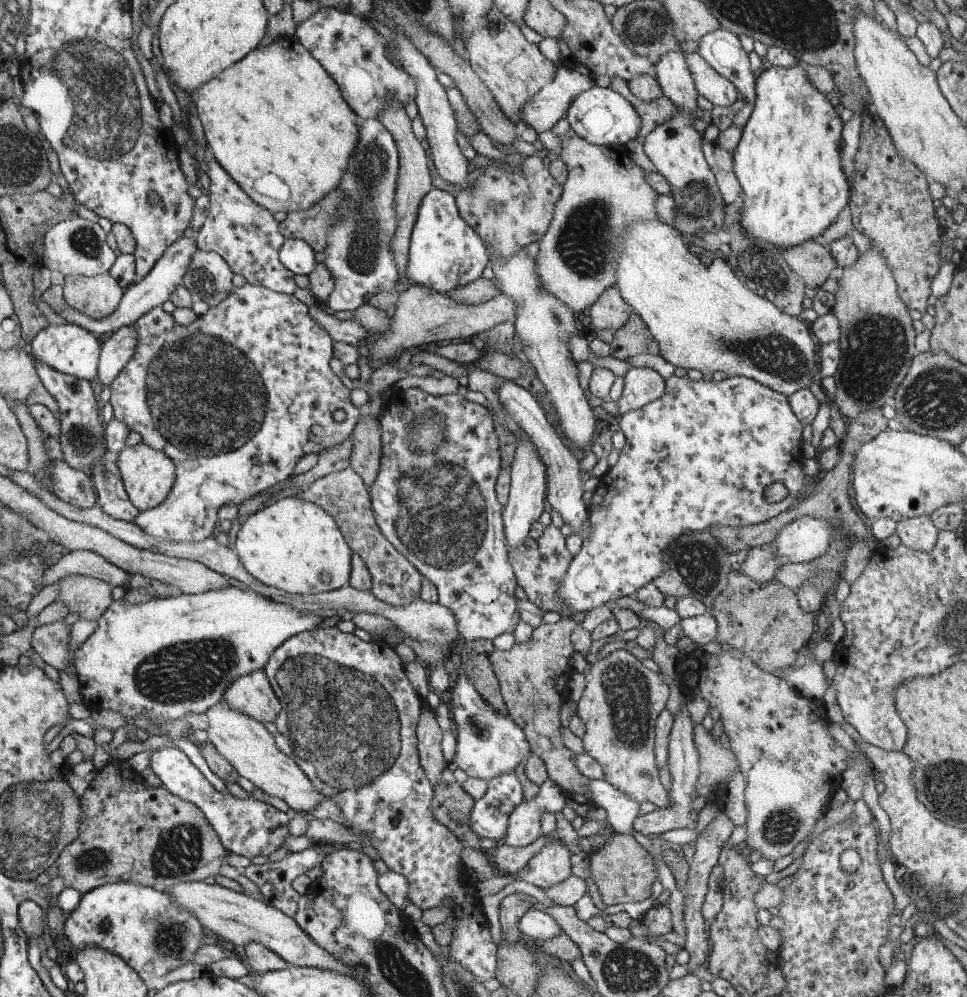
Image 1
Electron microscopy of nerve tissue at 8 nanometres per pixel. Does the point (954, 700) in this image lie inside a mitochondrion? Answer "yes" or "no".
no

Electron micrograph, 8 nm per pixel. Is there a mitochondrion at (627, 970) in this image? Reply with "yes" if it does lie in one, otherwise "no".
yes

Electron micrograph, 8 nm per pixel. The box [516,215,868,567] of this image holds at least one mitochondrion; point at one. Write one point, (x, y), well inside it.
(774, 354)

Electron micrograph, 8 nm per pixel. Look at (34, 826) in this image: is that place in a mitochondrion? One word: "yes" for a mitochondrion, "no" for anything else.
yes

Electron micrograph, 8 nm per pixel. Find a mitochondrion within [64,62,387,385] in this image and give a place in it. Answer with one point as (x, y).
(85, 240)

